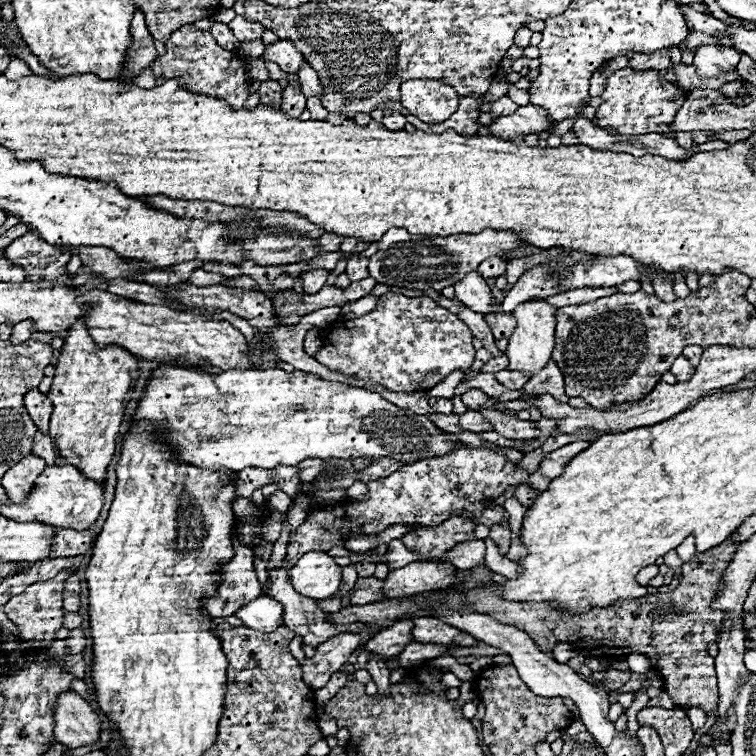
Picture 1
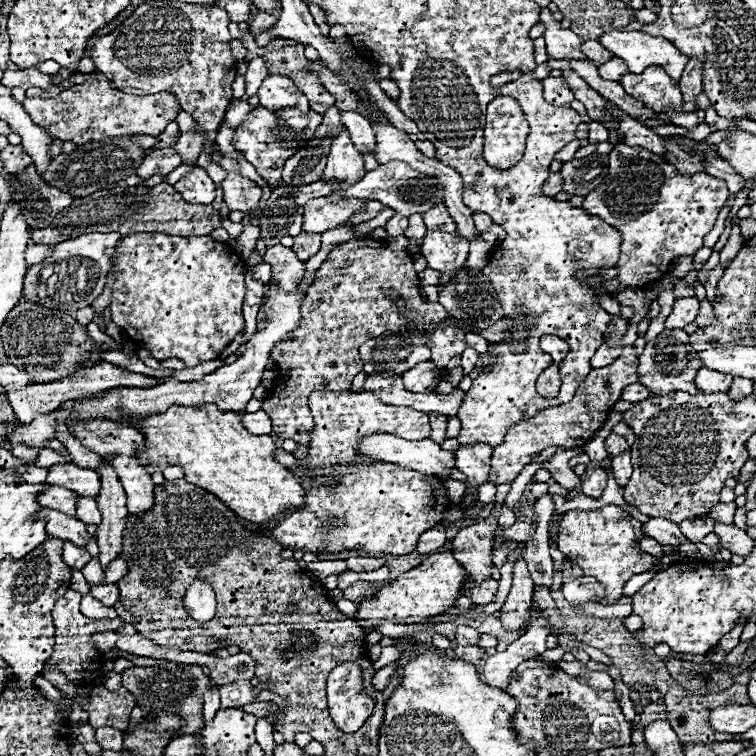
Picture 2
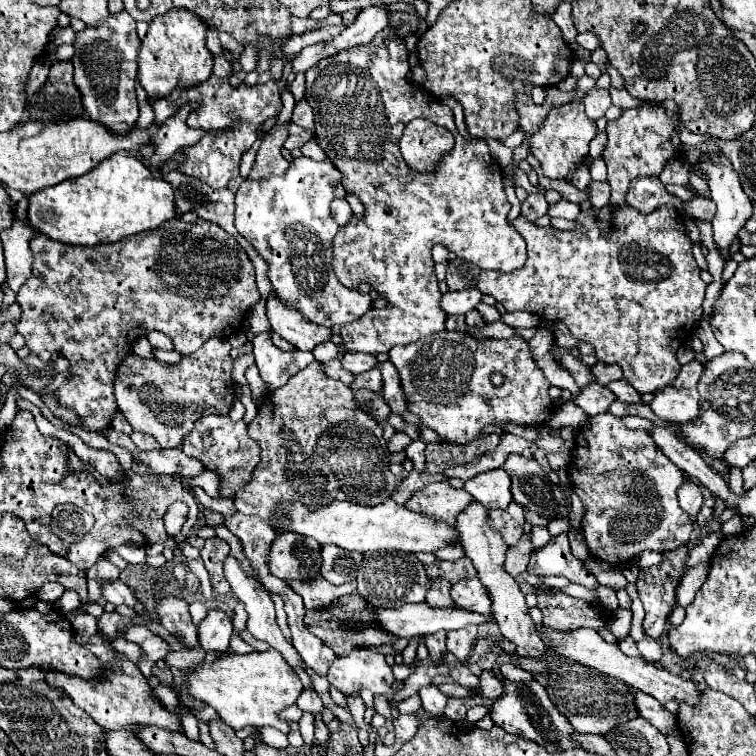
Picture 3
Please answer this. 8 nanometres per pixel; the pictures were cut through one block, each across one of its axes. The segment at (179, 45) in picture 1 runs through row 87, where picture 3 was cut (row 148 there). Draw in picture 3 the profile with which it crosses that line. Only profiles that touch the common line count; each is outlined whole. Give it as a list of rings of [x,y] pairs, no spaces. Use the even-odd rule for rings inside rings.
[[[212,74],[200,86],[192,86],[192,90],[172,90],[168,98],[156,98],[156,100],[150,98],[148,102],[156,114],[154,118],[156,126],[160,126],[160,122],[176,114],[180,106],[190,102],[200,104],[198,110],[192,110],[192,116],[188,116],[188,126],[202,128],[206,130],[206,134],[200,138],[200,142],[196,142],[196,146],[190,146],[188,150],[184,150],[184,162],[182,166],[178,166],[178,170],[182,174],[198,178],[200,182],[206,182],[212,188],[226,188],[230,178],[238,176],[240,172],[242,154],[256,142],[258,126],[262,126],[268,118],[276,118],[280,114],[282,110],[280,94],[286,90],[286,86],[288,86],[288,80],[280,78],[280,80],[268,80],[266,84],[254,84],[254,86],[248,86],[242,82],[240,86],[234,88],[228,82],[228,78],[218,78]]]

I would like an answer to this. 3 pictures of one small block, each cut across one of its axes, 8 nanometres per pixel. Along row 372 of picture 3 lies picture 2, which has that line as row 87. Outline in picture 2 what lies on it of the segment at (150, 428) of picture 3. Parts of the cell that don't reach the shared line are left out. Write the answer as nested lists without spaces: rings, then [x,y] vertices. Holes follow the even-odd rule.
[[[146,2],[146,4],[140,4],[140,6],[134,10],[134,14],[128,16],[112,34],[98,38],[96,46],[90,48],[90,58],[94,60],[96,70],[98,70],[100,74],[104,74],[106,78],[110,78],[118,90],[124,90],[126,94],[156,94],[156,92],[160,90],[160,92],[172,92],[172,94],[178,96],[178,102],[180,102],[182,110],[188,112],[188,114],[196,120],[196,130],[182,132],[182,134],[180,134],[180,140],[178,140],[176,146],[174,146],[174,148],[178,150],[178,154],[180,154],[180,158],[182,158],[184,164],[196,162],[196,160],[198,160],[198,156],[200,156],[205,149],[206,140],[204,139],[208,139],[212,142],[216,141],[216,133],[224,120],[224,115],[226,110],[228,110],[228,106],[230,106],[230,102],[232,102],[232,88],[230,88],[230,86],[232,86],[232,82],[234,82],[234,78],[236,78],[236,60],[232,58],[232,52],[228,50],[228,40],[232,40],[232,38],[230,38],[230,32],[228,32],[228,24],[230,24],[230,18],[228,18],[226,10],[220,10],[220,8],[216,8],[216,6],[212,6],[212,8],[202,8],[202,6],[196,6],[196,4]]]

